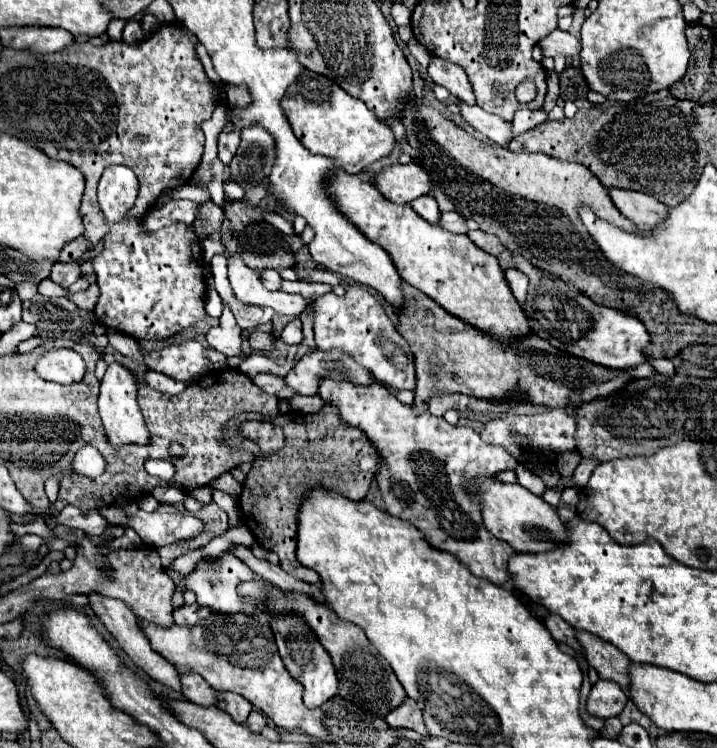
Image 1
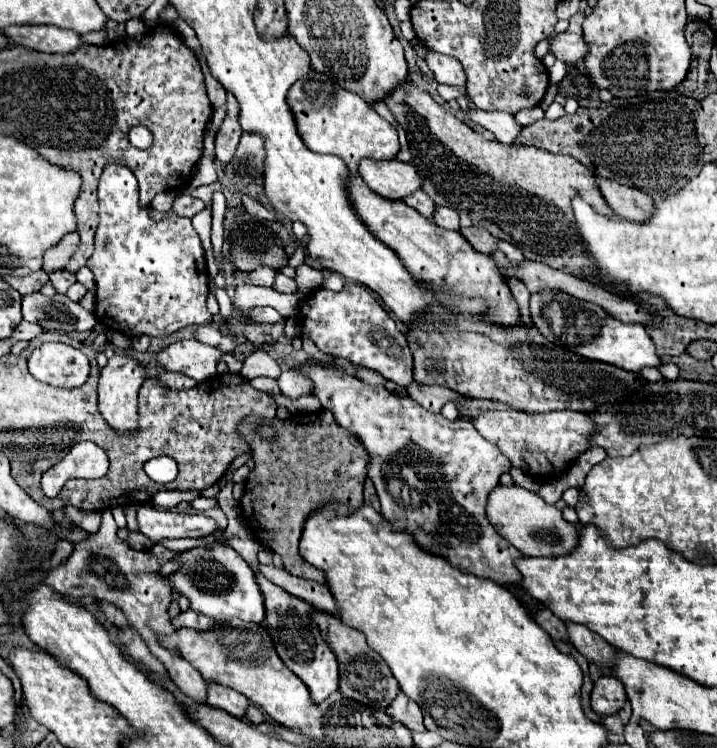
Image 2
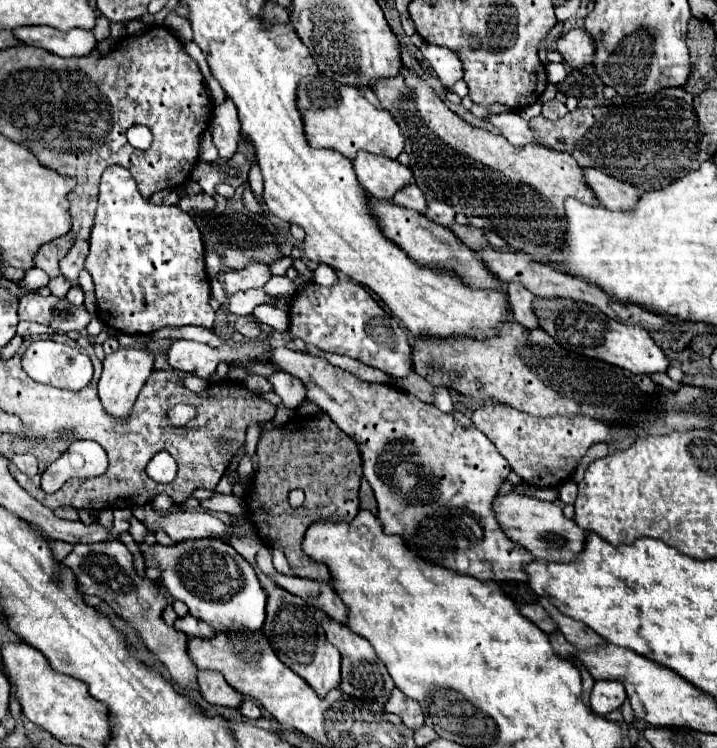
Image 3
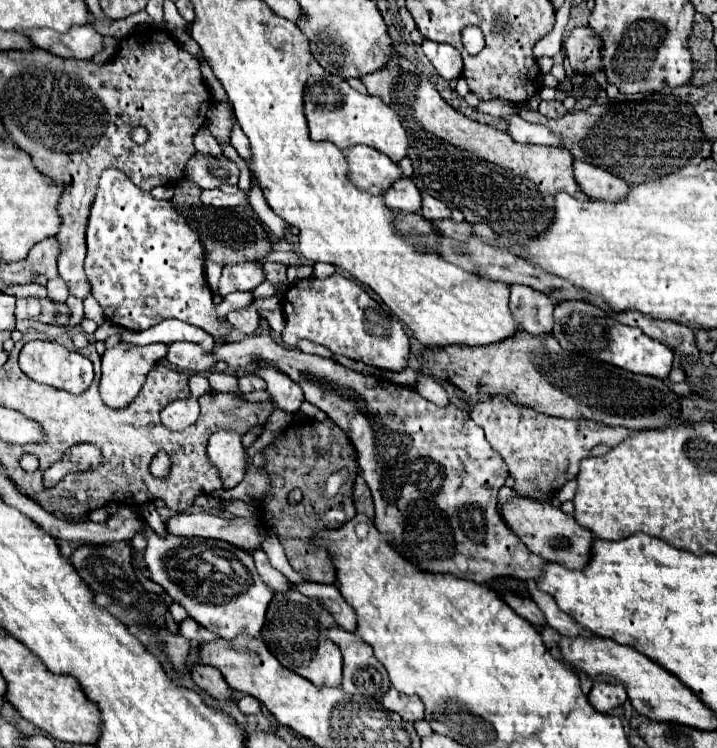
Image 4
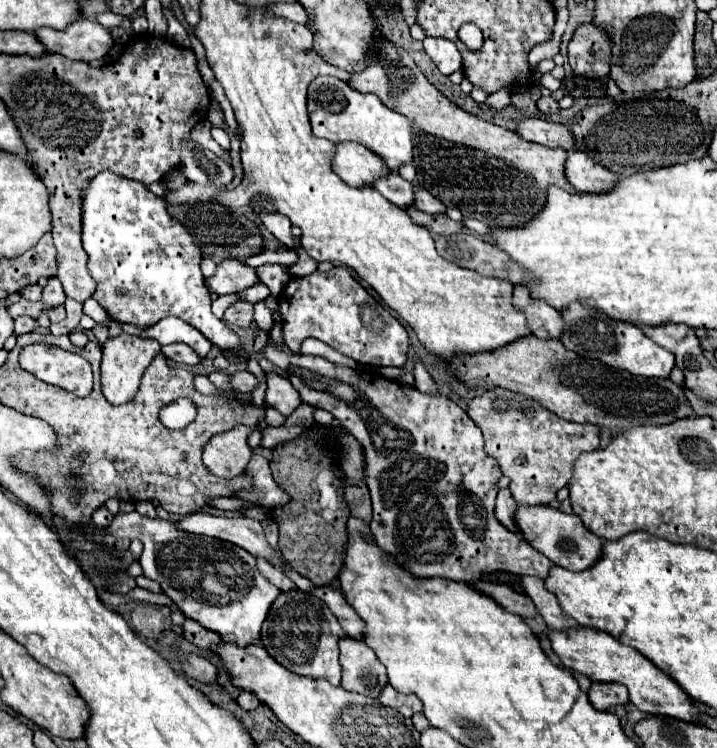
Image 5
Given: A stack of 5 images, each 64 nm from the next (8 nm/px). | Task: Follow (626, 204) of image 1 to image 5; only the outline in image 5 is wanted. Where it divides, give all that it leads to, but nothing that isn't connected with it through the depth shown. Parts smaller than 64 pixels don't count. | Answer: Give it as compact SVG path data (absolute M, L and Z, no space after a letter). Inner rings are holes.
M580 150L568 152L564 174L578 192L604 192L610 190L616 182L616 174L612 174L598 162L592 162L592 158L588 158L586 152Z

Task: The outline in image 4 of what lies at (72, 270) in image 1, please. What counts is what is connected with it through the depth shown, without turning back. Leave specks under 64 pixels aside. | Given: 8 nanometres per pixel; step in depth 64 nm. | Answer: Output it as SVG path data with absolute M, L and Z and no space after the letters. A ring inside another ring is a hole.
M62 278L48 280L46 290L48 290L48 298L50 298L50 300L56 300L56 302L66 302L66 298L68 298L68 286L66 286L66 282L64 282Z

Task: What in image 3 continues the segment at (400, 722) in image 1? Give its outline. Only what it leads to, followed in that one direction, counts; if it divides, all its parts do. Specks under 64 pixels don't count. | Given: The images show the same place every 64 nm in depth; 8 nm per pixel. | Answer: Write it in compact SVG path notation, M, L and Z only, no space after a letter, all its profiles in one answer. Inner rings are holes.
M398 688L392 690L392 696L386 702L386 712L398 714L402 718L402 722L412 730L424 726L424 714L422 714L420 704L416 700L404 696Z

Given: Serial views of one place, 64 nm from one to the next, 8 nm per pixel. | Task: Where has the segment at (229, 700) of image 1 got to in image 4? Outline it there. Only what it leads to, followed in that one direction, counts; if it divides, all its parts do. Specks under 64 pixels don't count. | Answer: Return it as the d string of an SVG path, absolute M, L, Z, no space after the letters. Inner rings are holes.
M198 662L198 664L190 666L188 672L190 672L192 680L194 680L202 690L206 690L208 694L212 694L214 698L220 698L220 700L222 700L222 698L230 698L230 696L232 696L232 694L230 694L230 688L228 688L228 684L226 684L226 680L224 680L224 676L220 674L218 668Z

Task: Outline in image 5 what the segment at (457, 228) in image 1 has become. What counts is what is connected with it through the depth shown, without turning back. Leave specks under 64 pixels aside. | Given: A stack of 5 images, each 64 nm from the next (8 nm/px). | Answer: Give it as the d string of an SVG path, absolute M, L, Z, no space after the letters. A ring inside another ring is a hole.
M414 188L414 206L422 212L428 212L428 214L442 214L444 212L444 204L424 188Z

